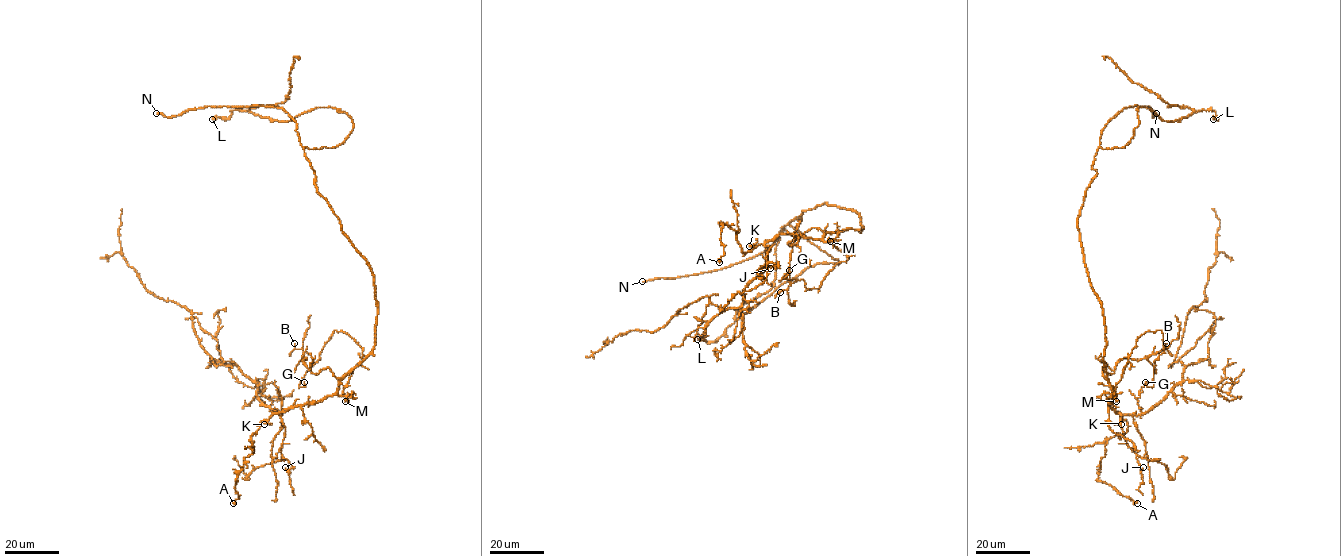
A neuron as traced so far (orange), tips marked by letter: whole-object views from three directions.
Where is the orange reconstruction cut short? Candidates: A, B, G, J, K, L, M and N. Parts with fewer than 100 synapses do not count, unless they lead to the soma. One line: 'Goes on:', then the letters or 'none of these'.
Goes on: N

